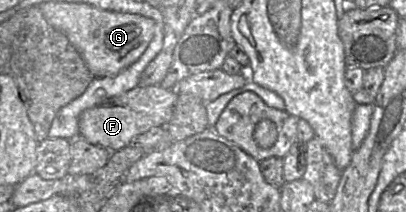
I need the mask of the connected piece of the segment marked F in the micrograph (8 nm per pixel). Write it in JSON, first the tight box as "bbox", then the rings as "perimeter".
{"bbox":[79,84,177,152],"perimeter":[[[159,84],[137,86],[84,110],[79,116],[79,135],[89,143],[100,145],[111,152],[121,150],[131,145],[136,136],[153,127],[165,126],[172,117],[177,96],[176,90],[162,88]]]}

